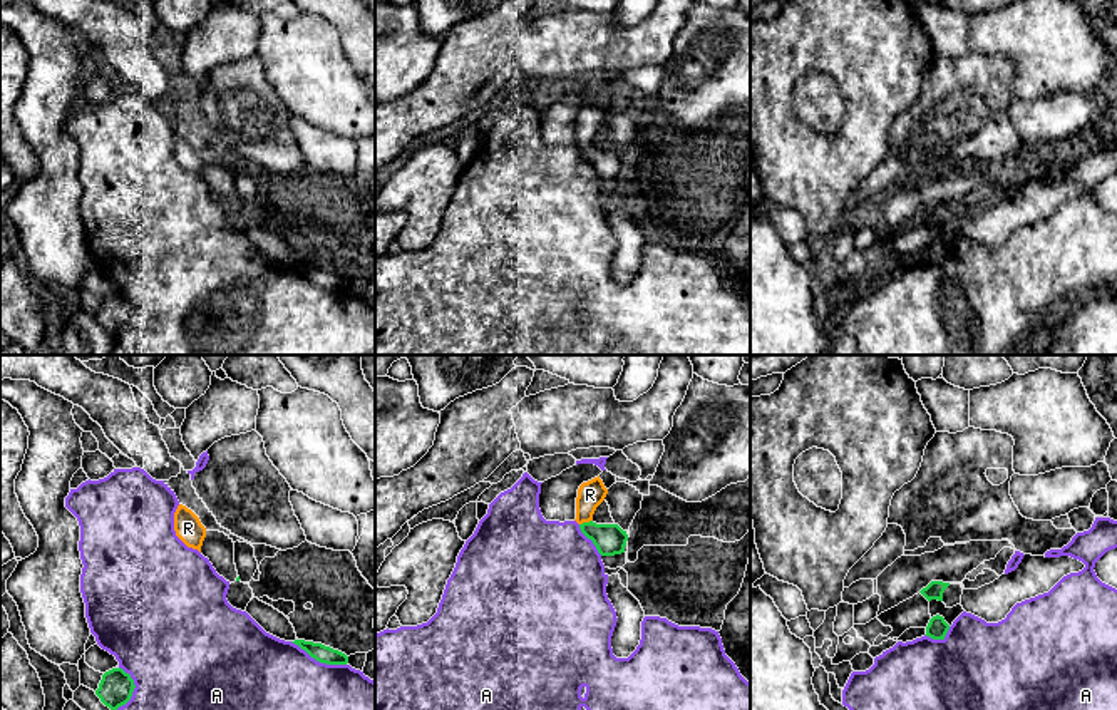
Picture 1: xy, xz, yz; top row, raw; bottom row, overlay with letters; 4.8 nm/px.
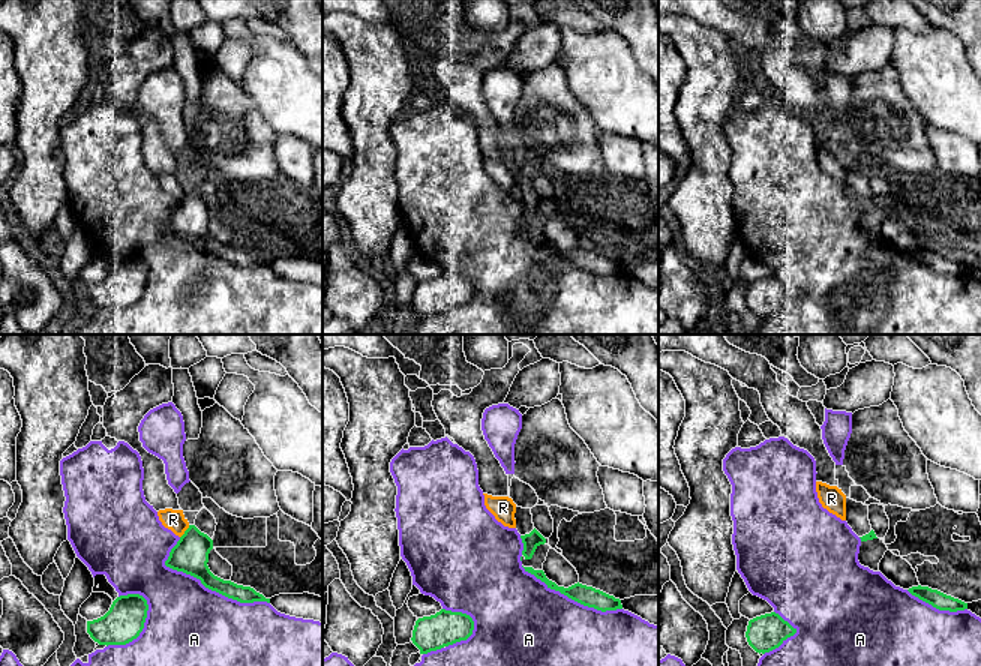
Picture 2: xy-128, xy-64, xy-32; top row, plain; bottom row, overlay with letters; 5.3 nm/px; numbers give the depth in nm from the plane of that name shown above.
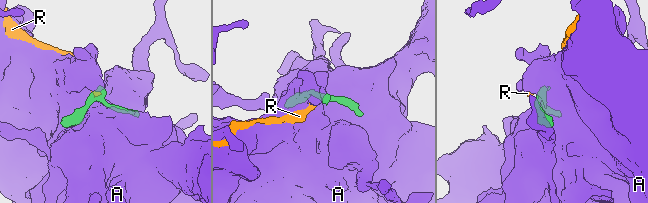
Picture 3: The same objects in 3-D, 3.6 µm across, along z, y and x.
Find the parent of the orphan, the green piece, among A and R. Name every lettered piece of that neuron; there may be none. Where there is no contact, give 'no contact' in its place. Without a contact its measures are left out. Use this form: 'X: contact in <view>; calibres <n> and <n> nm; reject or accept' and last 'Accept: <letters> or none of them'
A: contact in xy; calibres 90 and 480 nm; reject
R: contact in xz; calibres 150 and 130 nm; reject
Accept: none of them

